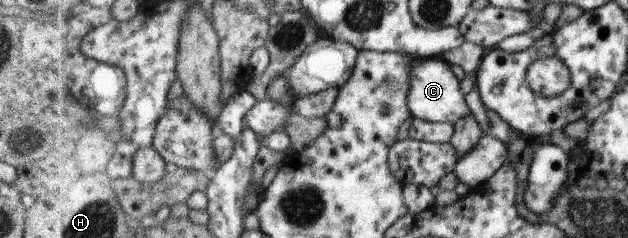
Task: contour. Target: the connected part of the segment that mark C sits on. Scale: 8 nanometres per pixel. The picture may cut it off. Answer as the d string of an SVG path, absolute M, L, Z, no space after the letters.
M441 57L419 58L419 63L411 71L411 80L409 108L413 118L420 118L429 123L451 123L455 126L459 119L469 119L473 115L461 91L460 79L455 73L455 68Z

